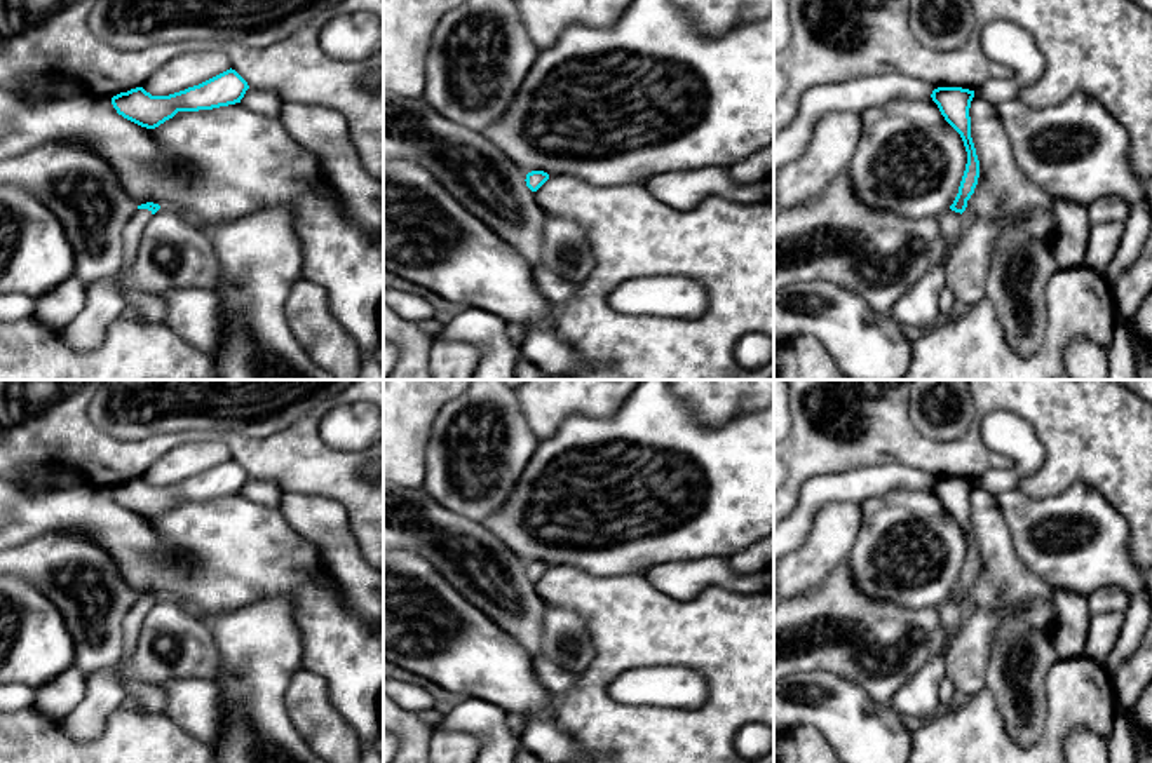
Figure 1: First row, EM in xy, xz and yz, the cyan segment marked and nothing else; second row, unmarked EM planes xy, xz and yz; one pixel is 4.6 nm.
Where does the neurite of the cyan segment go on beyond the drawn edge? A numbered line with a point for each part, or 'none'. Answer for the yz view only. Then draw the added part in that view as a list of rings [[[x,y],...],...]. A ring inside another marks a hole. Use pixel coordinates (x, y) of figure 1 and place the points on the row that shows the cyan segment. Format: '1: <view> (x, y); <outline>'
1: yz (950, 222); [[[948,207],[938,219],[945,239],[950,244],[955,242],[960,228],[964,226],[966,218]]]

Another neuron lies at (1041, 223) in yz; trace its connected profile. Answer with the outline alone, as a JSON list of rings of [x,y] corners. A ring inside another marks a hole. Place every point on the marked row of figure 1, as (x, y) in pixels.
[[[1020,209],[1009,218],[1021,225],[1030,237],[1051,244],[1058,235],[1058,221],[1049,209]]]

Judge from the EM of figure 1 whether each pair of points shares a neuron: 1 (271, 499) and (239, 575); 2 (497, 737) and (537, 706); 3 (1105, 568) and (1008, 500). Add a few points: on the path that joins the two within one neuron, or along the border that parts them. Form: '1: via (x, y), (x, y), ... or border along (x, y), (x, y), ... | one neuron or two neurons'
1: border along (241, 492), (257, 504), (277, 507) | two neurons
2: border along (469, 699), (494, 702), (508, 715) | two neurons
3: via (1076, 558), (1039, 556), (1025, 540), (1023, 530) | one neuron

